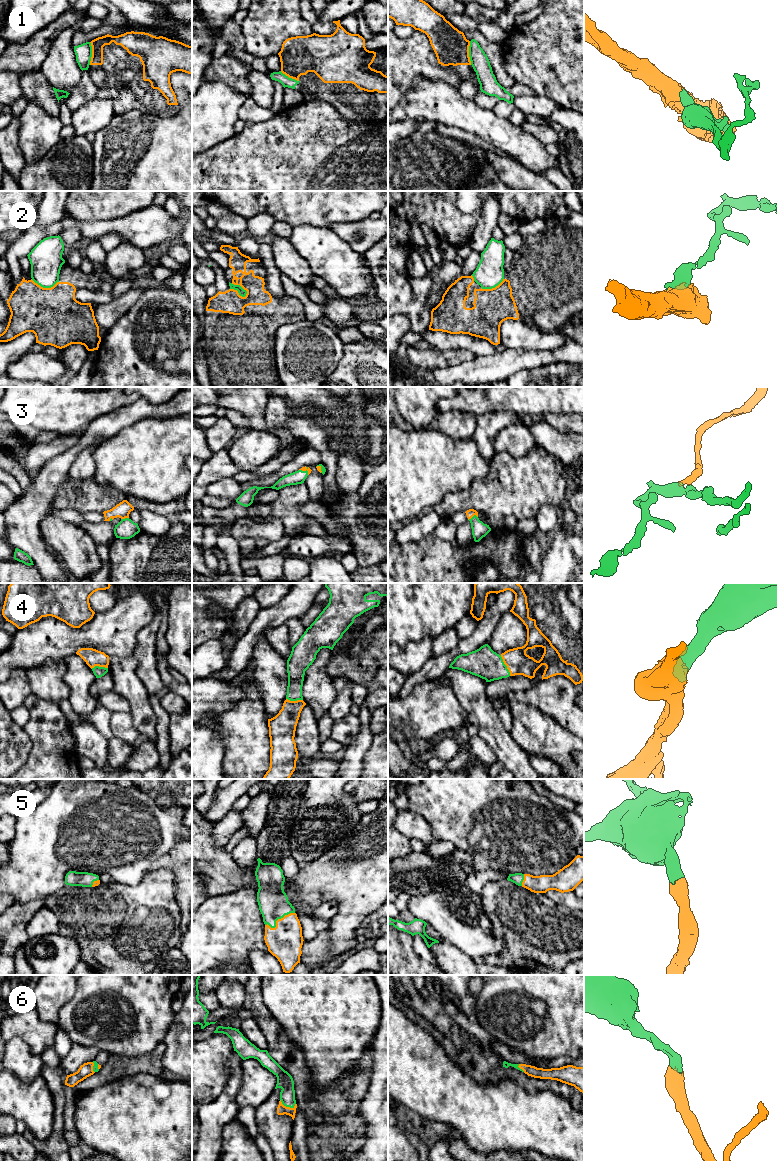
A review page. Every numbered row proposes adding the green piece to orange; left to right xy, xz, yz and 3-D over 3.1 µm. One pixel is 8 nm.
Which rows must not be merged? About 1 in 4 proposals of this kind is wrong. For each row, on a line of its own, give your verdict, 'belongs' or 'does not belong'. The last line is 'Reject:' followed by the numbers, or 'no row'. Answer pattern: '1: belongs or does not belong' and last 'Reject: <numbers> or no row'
1: does not belong
2: does not belong
3: belongs
4: belongs
5: belongs
6: belongs
Reject: 1, 2

